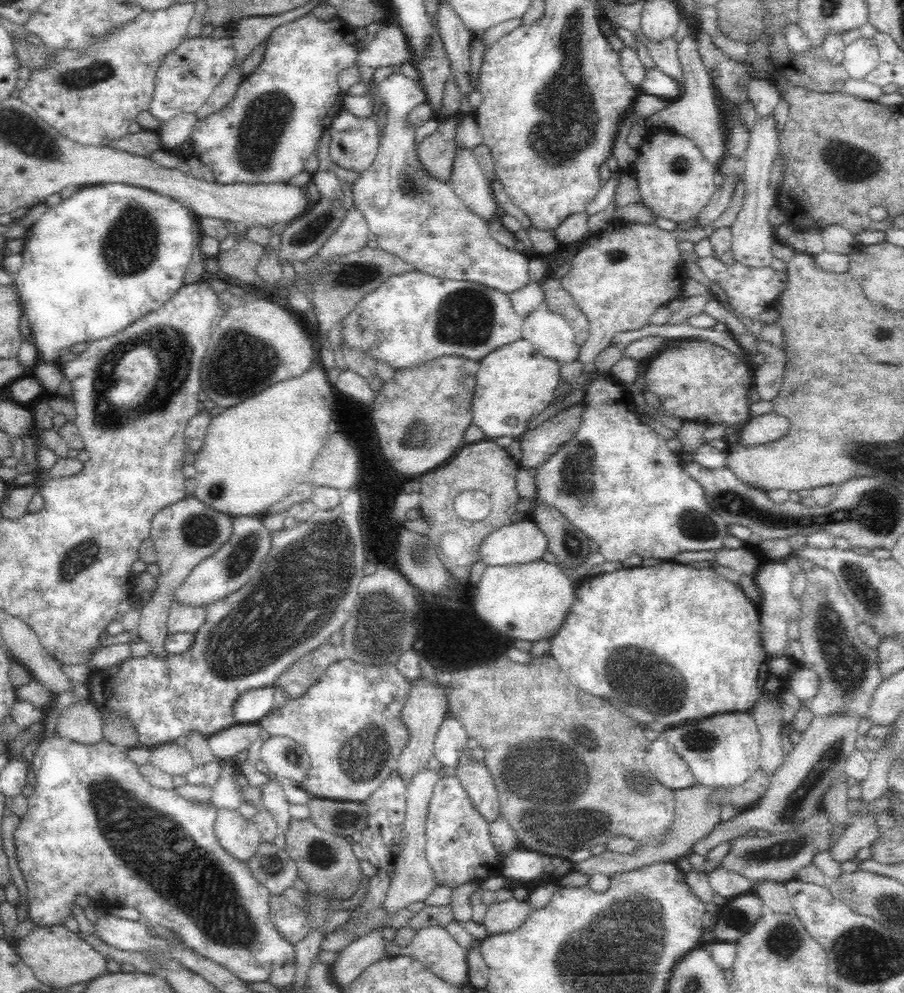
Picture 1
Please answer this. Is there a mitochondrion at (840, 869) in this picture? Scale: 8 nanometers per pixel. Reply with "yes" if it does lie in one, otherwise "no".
no

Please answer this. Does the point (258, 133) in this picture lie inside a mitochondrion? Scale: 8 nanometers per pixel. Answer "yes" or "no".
yes

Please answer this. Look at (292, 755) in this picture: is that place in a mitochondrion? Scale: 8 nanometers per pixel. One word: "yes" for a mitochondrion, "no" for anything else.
yes

